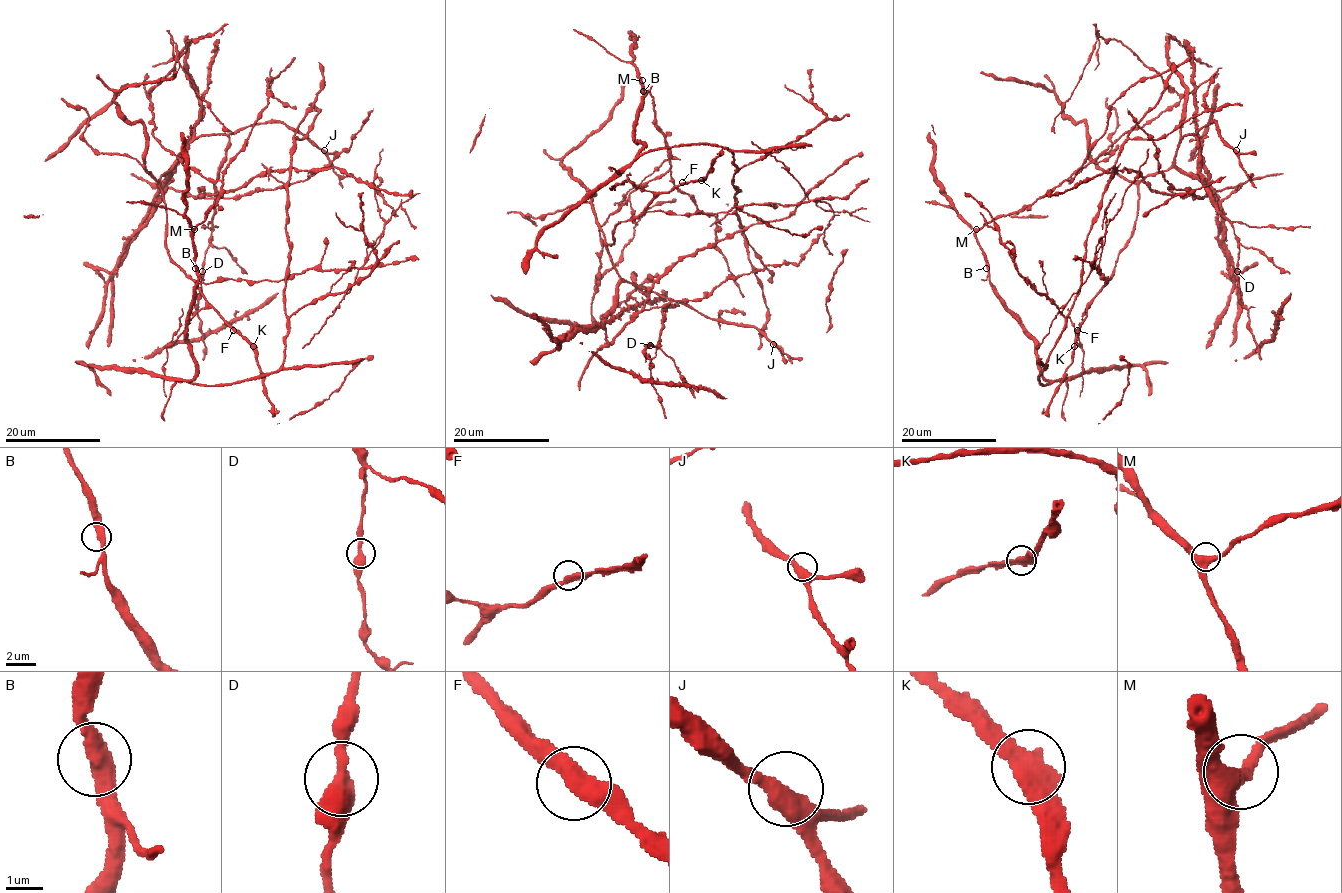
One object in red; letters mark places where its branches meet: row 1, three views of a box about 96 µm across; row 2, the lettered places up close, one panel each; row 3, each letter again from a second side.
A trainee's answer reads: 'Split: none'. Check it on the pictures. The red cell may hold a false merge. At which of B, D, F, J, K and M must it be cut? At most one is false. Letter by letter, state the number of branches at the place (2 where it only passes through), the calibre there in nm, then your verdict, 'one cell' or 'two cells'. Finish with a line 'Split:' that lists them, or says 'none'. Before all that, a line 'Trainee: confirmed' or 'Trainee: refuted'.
Trainee: confirmed
B: 2 | 440 nm | one cell
D: 2 | 440 nm | one cell
F: 2 | 440 nm | one cell
J: 2 | 440 nm | one cell
K: 2 | 420 nm | one cell
M: 2 | 460 nm | one cell
Split: none

